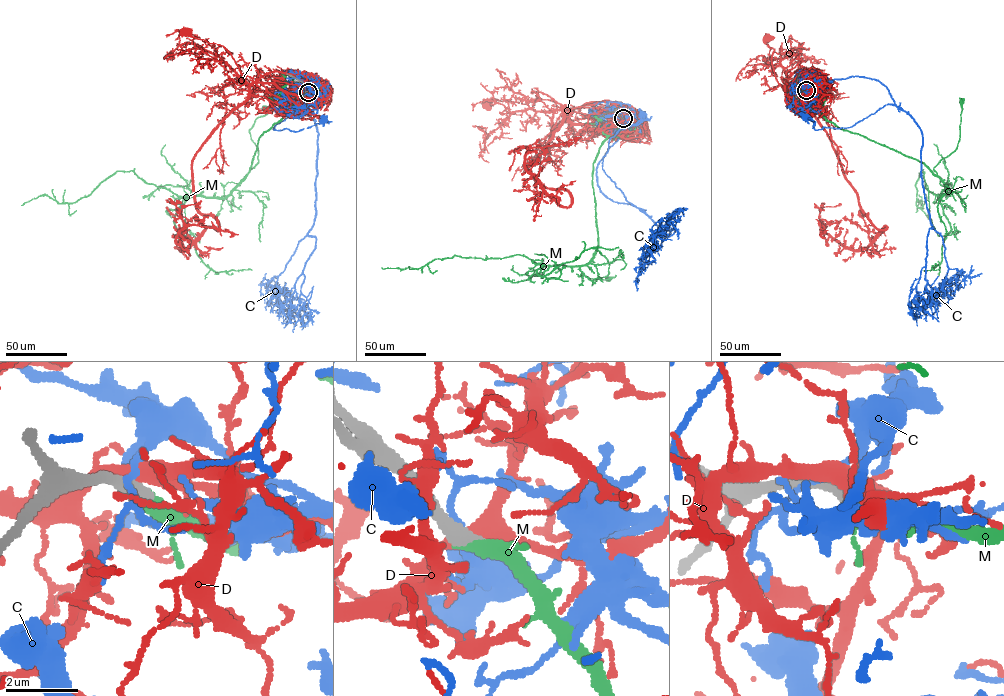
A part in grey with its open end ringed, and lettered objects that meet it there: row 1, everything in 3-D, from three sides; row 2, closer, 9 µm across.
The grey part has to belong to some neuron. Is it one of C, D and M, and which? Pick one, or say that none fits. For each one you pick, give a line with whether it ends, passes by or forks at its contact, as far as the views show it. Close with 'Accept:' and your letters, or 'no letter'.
M: it ends
Accept: M

